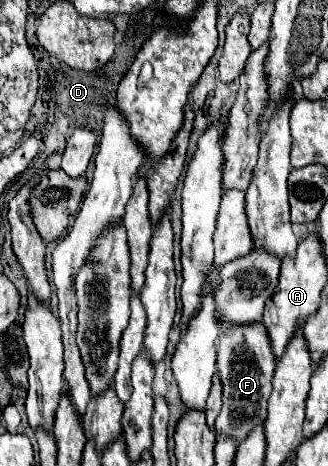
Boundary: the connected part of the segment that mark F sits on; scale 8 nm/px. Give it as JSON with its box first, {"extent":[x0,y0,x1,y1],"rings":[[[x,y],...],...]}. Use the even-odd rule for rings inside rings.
{"extent":[214,322,276,442],"rings":[[[262,322],[228,326],[222,330],[218,344],[218,372],[224,384],[224,406],[214,426],[216,432],[236,436],[240,442],[254,426],[266,418],[266,402],[270,396],[270,380],[274,376],[274,368],[276,356]]]}

